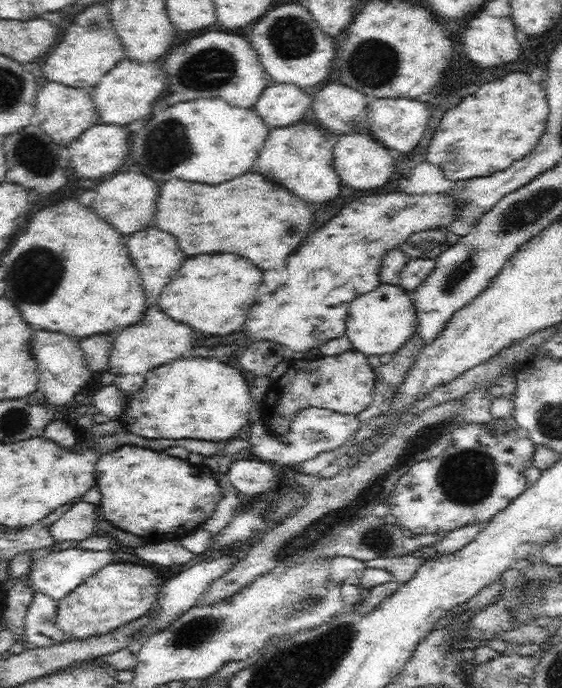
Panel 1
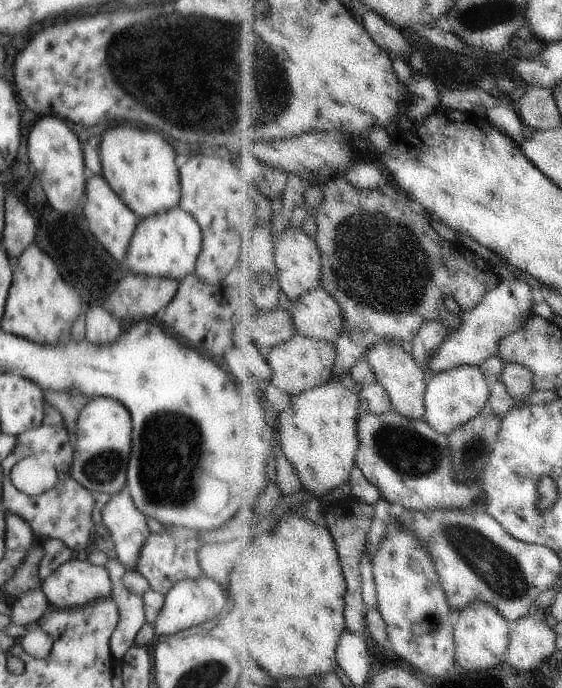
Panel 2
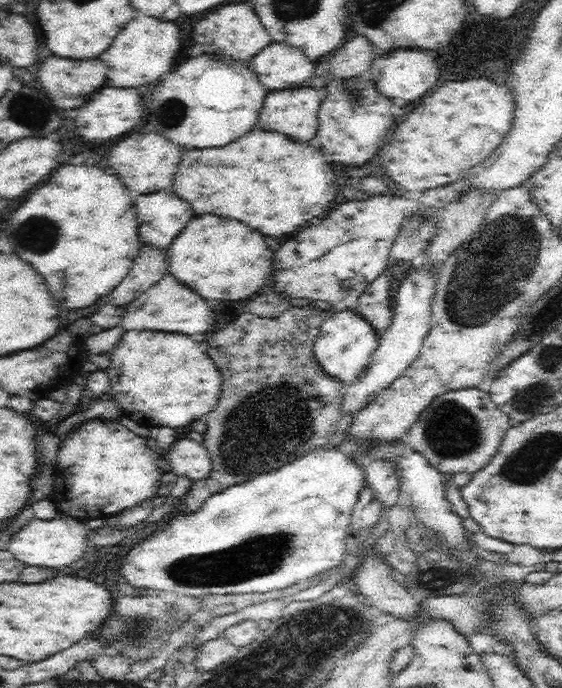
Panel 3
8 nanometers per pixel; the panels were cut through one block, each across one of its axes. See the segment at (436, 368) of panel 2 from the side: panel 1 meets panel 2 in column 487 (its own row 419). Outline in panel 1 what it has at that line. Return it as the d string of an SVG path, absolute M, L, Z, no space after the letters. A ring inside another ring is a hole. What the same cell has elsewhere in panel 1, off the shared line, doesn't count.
M308 408L304 410L294 424L292 430L284 438L276 439L259 420L252 426L251 436L246 438L248 448L245 450L251 458L265 462L271 468L278 469L284 466L294 466L297 468L302 462L312 460L322 451L335 451L343 448L343 444L356 438L359 434L360 416L354 413L344 414L332 409Z

